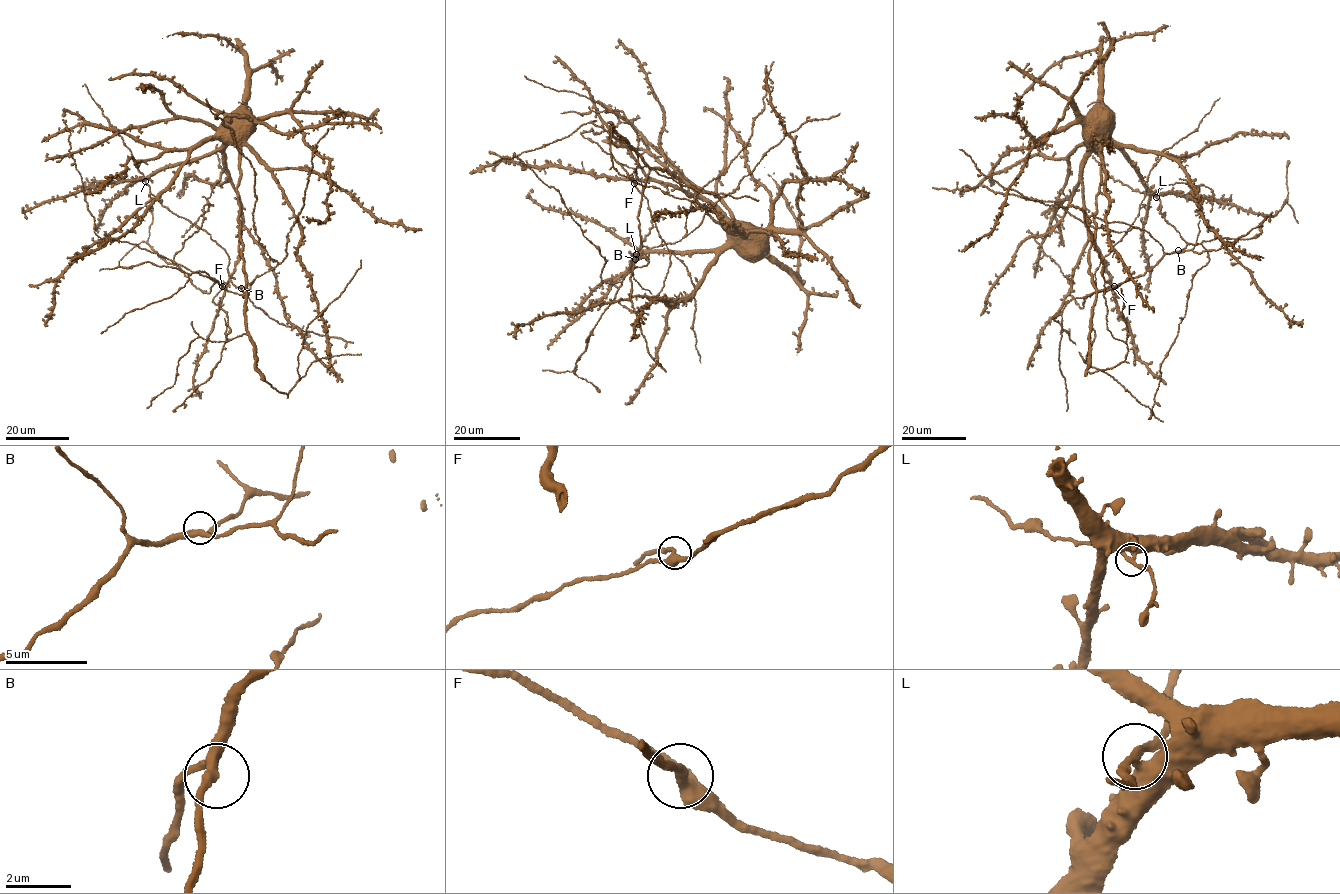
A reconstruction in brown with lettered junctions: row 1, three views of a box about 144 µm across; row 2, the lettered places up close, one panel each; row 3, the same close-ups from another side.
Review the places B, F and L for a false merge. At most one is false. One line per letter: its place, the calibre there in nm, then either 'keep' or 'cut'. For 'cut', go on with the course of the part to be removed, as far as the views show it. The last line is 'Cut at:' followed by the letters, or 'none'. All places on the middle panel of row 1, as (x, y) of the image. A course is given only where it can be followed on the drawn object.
B: place (635, 259); calibre 280 nm; keep
F: place (634, 183); calibre 260 nm; keep
L: place (636, 254); calibre 320 nm; keep
Cut at: none

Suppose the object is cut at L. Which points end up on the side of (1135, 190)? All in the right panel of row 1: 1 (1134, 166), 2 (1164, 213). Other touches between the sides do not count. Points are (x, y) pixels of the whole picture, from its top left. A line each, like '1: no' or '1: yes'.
1: no
2: yes

